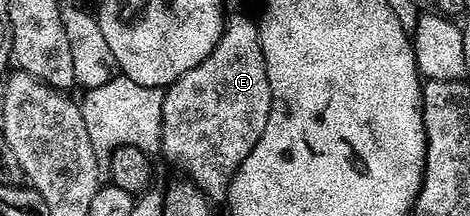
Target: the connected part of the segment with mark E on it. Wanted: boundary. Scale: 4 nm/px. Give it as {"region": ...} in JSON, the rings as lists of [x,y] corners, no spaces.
{"region":[[[233,16],[226,21],[225,31],[211,56],[188,70],[164,93],[160,153],[167,161],[174,162],[186,174],[182,175],[209,200],[224,199],[228,195],[233,173],[243,164],[255,144],[259,144],[263,128],[267,128],[267,116],[273,103],[258,23],[254,19],[252,22],[249,18],[237,17],[241,16]]]}

